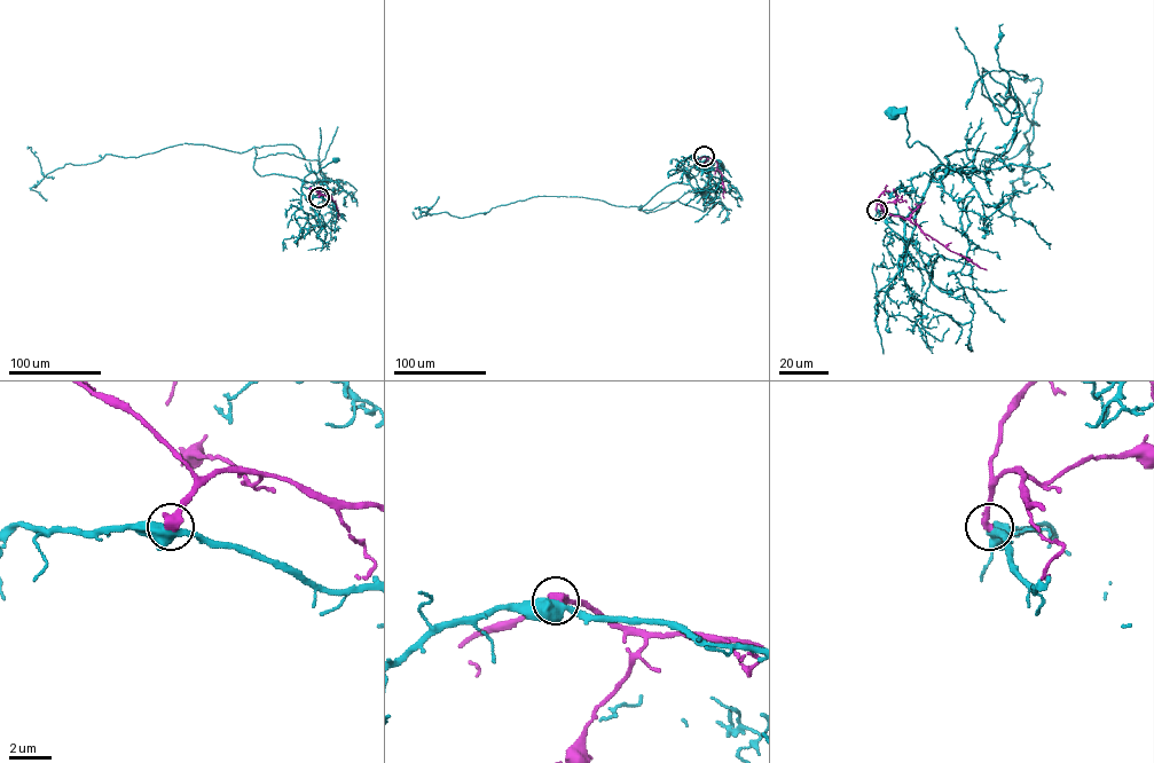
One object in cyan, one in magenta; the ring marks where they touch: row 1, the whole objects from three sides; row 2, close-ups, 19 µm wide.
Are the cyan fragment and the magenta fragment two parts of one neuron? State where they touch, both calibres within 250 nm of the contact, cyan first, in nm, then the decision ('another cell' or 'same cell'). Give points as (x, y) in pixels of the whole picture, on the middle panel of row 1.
(704, 156) | 550/460 nm | another cell

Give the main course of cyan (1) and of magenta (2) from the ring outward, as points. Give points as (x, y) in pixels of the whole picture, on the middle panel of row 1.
1: (704, 156), (696, 159), (687, 174), (690, 183), (689, 180), (704, 167), (723, 167), (720, 163)
2: (704, 156), (717, 163), (724, 197)

